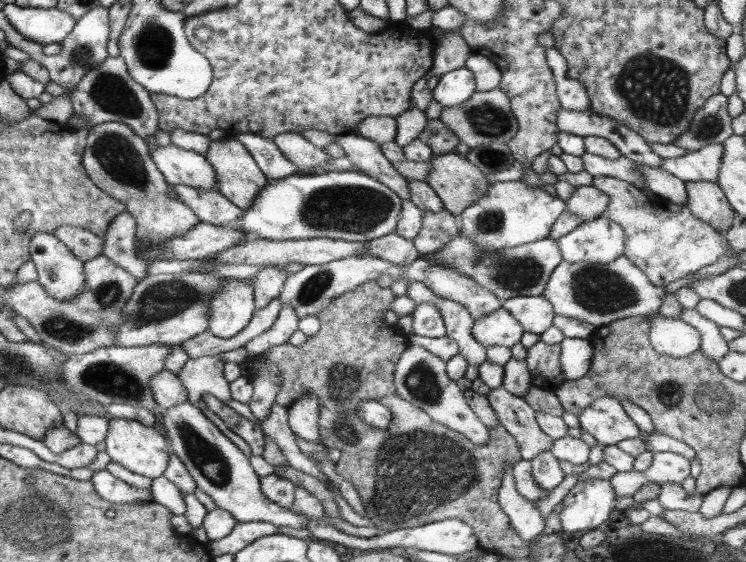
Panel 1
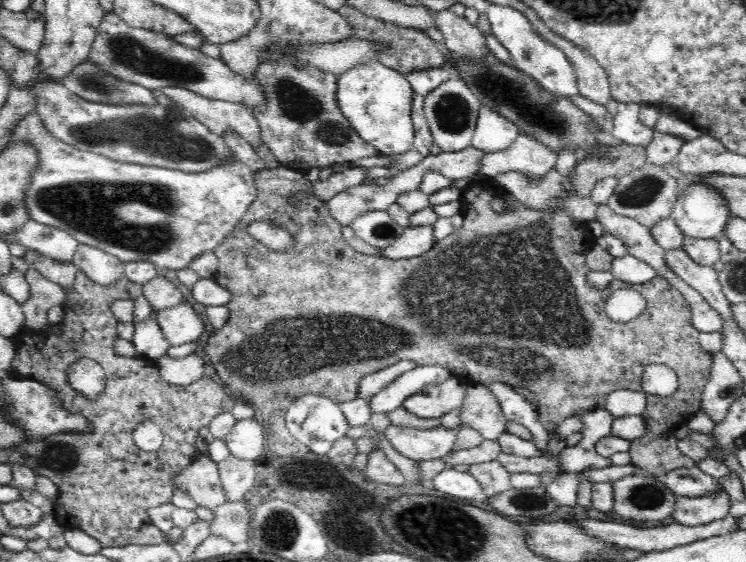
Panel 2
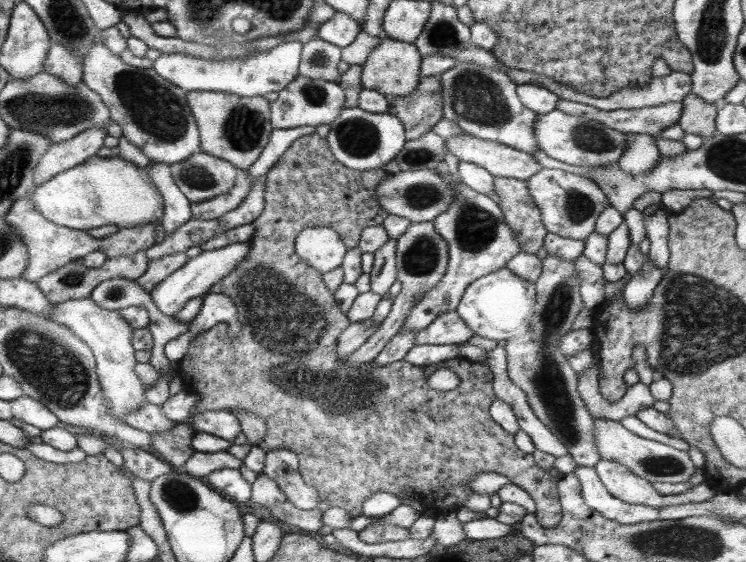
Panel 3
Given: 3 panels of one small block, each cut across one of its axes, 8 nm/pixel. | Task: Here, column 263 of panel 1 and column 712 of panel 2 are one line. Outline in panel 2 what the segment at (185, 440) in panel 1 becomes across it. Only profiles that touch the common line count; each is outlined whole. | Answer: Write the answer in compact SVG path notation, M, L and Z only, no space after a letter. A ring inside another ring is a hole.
M725 489L717 493L699 497L676 497L674 512L675 522L684 526L698 526L726 518L730 510L730 495Z

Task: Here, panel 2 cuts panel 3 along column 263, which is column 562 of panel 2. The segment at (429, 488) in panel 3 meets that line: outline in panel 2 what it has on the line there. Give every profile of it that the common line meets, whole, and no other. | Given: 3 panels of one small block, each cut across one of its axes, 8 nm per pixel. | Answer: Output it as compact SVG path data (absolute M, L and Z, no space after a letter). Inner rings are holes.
M280 165L276 169L266 169L255 173L255 183L258 188L256 200L254 200L252 206L248 208L246 216L238 222L236 230L226 238L226 242L220 243L214 250L219 261L219 268L212 278L214 278L214 281L216 281L218 285L222 285L224 289L230 290L234 298L226 304L226 307L230 309L228 322L226 322L224 327L216 329L214 334L210 336L208 342L202 345L206 345L203 348L206 354L203 356L207 359L210 371L220 380L228 393L238 400L254 405L257 418L265 432L266 446L270 452L274 452L274 454L278 454L278 456L294 456L294 458L302 458L302 456L308 452L309 448L305 444L299 443L298 440L292 436L292 433L290 433L285 423L288 407L297 398L302 398L302 396L306 396L306 394L318 394L333 400L336 404L342 404L359 396L360 379L364 378L367 374L382 370L382 368L386 368L387 366L392 366L392 364L396 364L399 360L412 360L420 366L432 365L448 368L453 376L458 377L460 381L466 384L470 382L485 383L498 381L514 388L526 387L532 389L532 392L536 393L536 400L538 400L536 405L538 406L537 411L540 422L549 432L547 450L549 450L550 453L557 453L567 446L567 440L565 438L559 439L556 436L556 426L558 426L558 423L561 422L563 418L574 415L581 418L585 412L594 410L596 406L599 406L607 394L613 390L626 389L642 391L641 378L646 366L649 364L664 364L676 371L679 380L678 390L676 390L674 394L670 394L670 396L658 396L646 393L647 409L642 417L644 417L644 421L646 421L647 433L643 437L635 438L631 442L632 449L630 456L632 463L654 477L664 477L678 468L693 468L695 466L695 462L690 457L682 454L682 451L678 448L677 439L674 437L673 432L678 426L686 424L689 417L701 409L703 388L710 378L714 353L704 350L700 344L700 334L698 330L692 326L691 306L688 304L688 301L684 299L680 291L676 290L666 279L660 276L648 282L643 282L642 284L631 285L629 282L624 282L623 280L614 282L614 288L616 288L616 290L622 287L637 290L646 298L647 306L644 312L642 312L638 318L631 320L631 322L618 323L607 315L605 304L610 296L611 290L598 291L587 281L589 269L585 266L586 254L588 254L589 248L594 244L592 233L590 233L587 224L572 219L570 214L566 213L566 211L562 211L562 209L560 211L542 211L525 208L514 199L514 196L508 194L508 192L503 196L503 198L507 200L507 208L498 214L492 211L492 207L490 207L490 204L496 200L494 199L494 195L496 195L493 188L494 183L492 183L491 178L488 178L488 180L481 179L479 182L471 182L462 190L460 202L463 213L463 224L460 229L454 230L453 234L450 234L448 238L440 238L440 240L428 250L428 253L418 257L390 261L388 258L382 256L367 256L356 253L356 250L351 248L351 246L344 241L342 225L328 212L326 202L314 197L312 190L309 188L310 182L308 178L305 177L304 172ZM253 221L272 221L276 227L287 230L292 237L294 237L294 243L292 243L292 246L289 247L286 252L272 252L264 244L261 244L256 238L252 238L252 236L248 234L248 226Z

